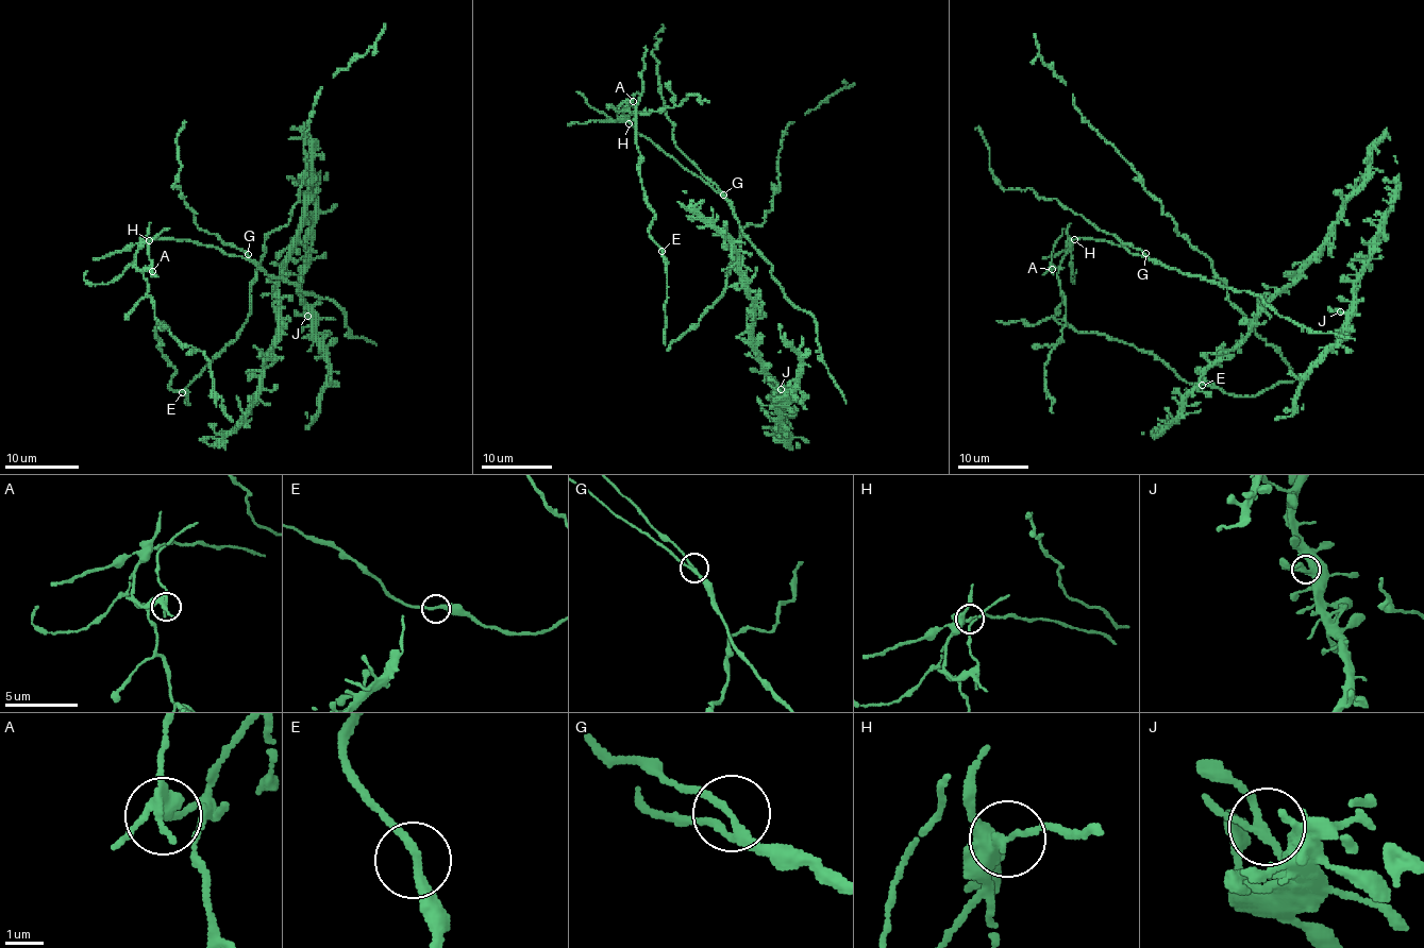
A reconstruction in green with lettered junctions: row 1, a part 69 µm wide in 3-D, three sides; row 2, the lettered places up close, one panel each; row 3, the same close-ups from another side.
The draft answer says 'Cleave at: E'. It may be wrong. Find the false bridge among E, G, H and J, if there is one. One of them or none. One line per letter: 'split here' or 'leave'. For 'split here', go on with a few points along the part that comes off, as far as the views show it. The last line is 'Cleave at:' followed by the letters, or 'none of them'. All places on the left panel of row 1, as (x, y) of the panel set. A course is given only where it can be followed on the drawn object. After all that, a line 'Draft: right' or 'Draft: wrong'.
E: leave
G: leave
H: split here; foreign part runs (149, 239), (137, 251), (136, 264), (154, 318), (208, 362), (212, 390), (233, 422)
J: leave
Cleave at: H
Draft: wrong

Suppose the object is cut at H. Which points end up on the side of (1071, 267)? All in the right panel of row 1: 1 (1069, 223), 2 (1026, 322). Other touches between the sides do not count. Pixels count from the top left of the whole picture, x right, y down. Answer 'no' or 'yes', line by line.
1: yes
2: no

